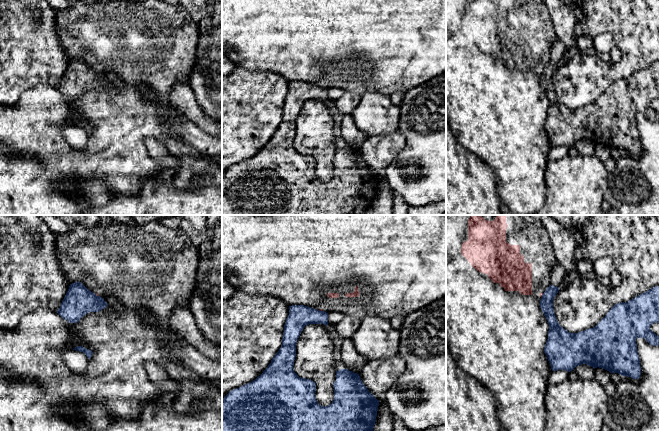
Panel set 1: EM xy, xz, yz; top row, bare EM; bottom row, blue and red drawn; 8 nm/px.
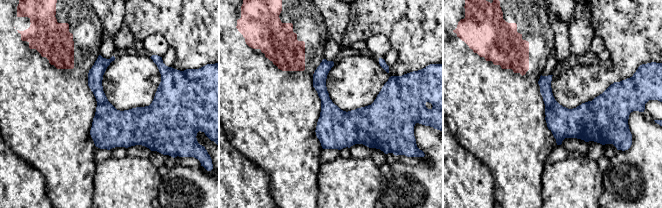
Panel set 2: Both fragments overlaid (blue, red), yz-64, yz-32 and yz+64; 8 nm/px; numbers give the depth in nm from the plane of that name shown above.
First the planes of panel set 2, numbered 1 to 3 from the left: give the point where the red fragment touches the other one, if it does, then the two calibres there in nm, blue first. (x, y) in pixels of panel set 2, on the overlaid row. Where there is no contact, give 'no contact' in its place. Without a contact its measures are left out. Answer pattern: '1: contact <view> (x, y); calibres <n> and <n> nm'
1: no contact
2: no contact
3: no contact

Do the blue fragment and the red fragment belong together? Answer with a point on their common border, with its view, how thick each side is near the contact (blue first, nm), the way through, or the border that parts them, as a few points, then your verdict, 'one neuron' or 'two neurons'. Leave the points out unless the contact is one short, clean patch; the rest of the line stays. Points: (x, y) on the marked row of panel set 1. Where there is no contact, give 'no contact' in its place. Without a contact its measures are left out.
meets blue in xy at (95, 294); 240 nm thick on the blue side, 20 nm on the other; two neurons

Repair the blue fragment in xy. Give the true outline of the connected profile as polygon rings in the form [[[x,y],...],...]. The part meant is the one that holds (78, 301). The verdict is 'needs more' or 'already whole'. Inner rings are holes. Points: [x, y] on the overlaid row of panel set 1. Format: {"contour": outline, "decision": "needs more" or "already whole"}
{"contour": [[[81,282],[70,284],[57,313],[69,323],[78,323],[89,312],[107,307],[104,298],[88,290]]], "decision": "already whole"}

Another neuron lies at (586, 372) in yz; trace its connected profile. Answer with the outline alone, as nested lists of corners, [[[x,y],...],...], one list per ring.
[[[582,364],[582,365],[576,366],[574,368],[574,371],[577,373],[580,379],[590,380],[595,378],[595,370],[593,367],[589,365]]]

